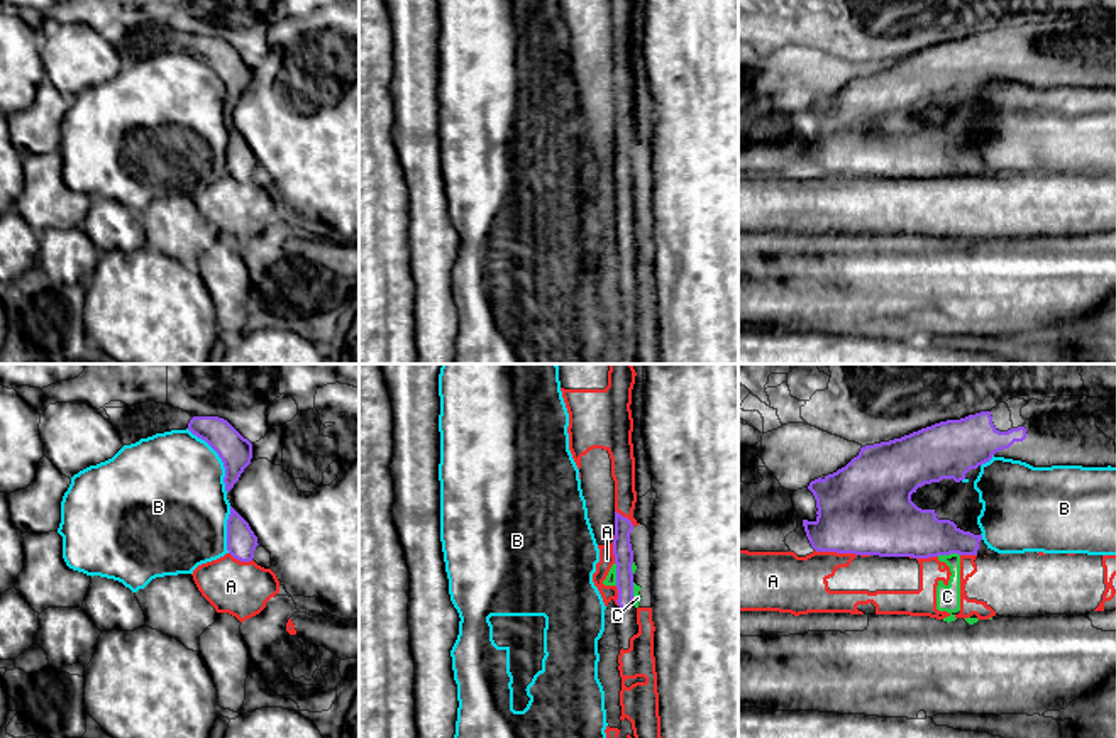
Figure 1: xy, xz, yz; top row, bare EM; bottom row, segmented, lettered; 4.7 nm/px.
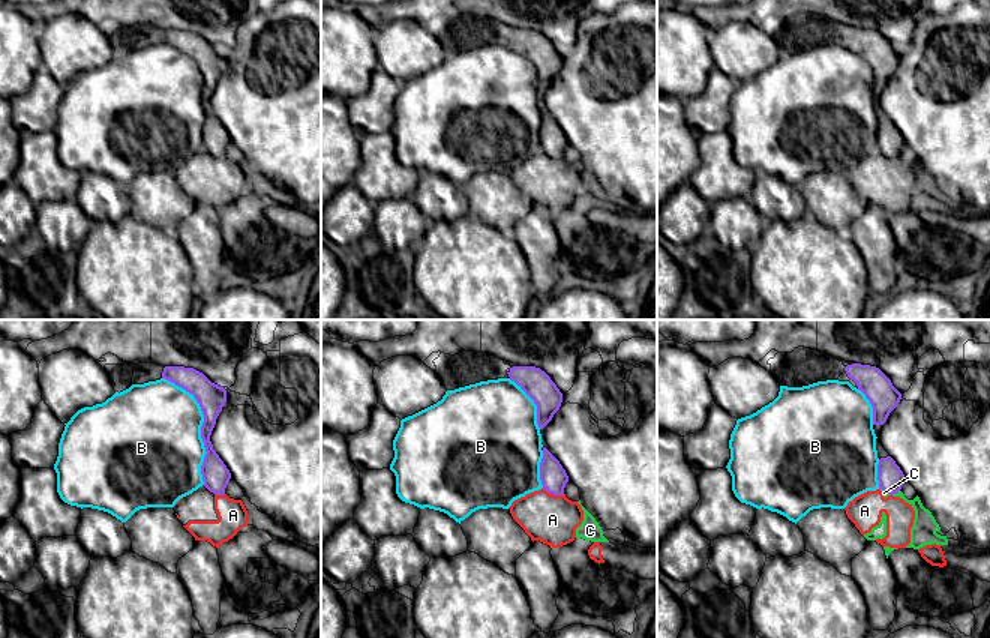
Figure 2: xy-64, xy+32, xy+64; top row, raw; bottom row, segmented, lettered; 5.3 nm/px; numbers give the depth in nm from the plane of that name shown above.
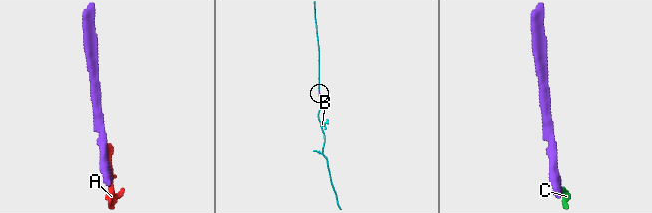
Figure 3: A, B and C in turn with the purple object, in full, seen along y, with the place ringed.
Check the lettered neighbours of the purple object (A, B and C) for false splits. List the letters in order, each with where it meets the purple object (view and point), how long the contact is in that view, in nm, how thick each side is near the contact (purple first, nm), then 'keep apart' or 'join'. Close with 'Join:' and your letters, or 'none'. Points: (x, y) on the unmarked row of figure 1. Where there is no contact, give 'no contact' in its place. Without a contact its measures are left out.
A: meets purple in yz at (835, 171); contact 200 nm long; 440 nm thick on the purple side, 280 nm on the other; keep apart
B: meets purple in xy at (219, 77); contact 360 nm long; 160 nm thick on the purple side, 480 nm on the other; keep apart
C: meets purple in xz at (617, 195); contact 110 nm long; 100 nm thick on the purple side, 50 nm on the other; keep apart
Join: none

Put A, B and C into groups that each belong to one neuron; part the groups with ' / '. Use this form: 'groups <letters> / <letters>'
groups A / B / C

